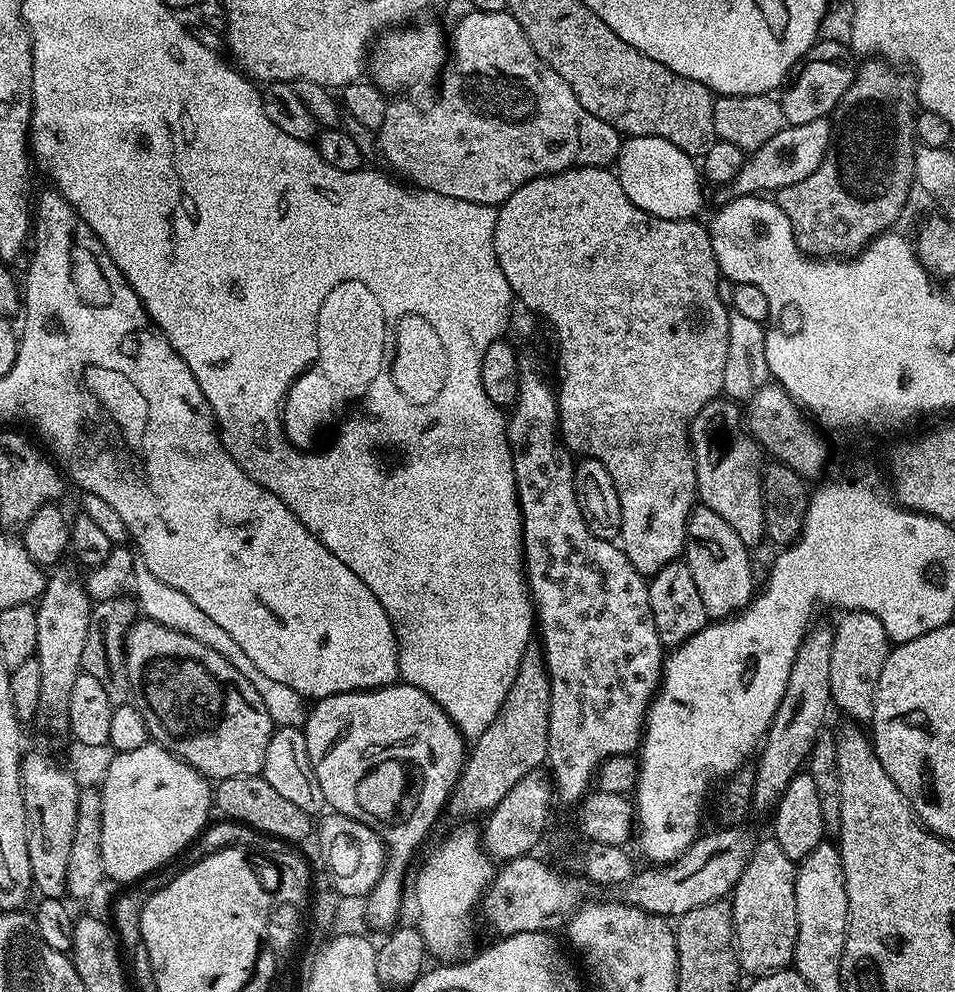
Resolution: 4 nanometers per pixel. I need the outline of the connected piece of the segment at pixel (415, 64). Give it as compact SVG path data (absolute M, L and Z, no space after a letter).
M419 24L386 30L374 42L370 52L370 76L372 72L371 79L385 93L400 94L403 88L420 88L431 80L433 83L444 71L446 32L436 24Z

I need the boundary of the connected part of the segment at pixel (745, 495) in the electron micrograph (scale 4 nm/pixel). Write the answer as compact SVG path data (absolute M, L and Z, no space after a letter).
M717 398L706 402L702 410L692 420L690 429L692 441L692 457L696 463L696 494L703 507L714 510L726 523L742 538L742 542L755 546L764 535L764 491L762 490L762 469L766 463L762 449L752 439L745 421L742 419L742 408L737 401L731 398Z

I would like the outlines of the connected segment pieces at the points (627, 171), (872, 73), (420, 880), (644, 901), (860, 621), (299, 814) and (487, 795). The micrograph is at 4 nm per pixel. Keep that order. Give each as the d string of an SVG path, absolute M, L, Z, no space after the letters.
M627 137L620 145L614 171L630 202L658 218L691 220L704 204L703 198L696 196L697 161L678 150L674 142L666 142L666 138Z
M868 58L861 64L864 65L861 68L857 67L855 69L846 94L842 94L842 98L836 104L834 128L839 135L832 141L830 155L822 162L822 166L818 166L818 170L814 170L814 174L810 174L810 178L802 178L802 182L794 182L794 186L786 186L775 193L774 196L776 205L783 210L786 218L790 218L790 226L796 239L796 245L800 247L805 256L811 256L813 258L851 258L855 256L871 240L875 240L877 236L897 227L895 224L899 222L900 215L903 214L904 207L908 204L908 195L911 194L912 190L914 191L914 154L918 145L918 141L914 135L914 117L918 112L916 81L909 73L907 76L904 70L879 58Z
M464 822L461 828L456 828L428 857L420 868L416 878L416 908L420 911L418 927L424 947L429 957L437 956L440 962L459 962L469 955L468 947L472 942L472 911L478 908L478 898L482 897L492 883L498 868L492 857L486 853L481 843L481 829L472 825L475 823Z
M726 828L698 836L678 859L666 865L651 865L633 873L627 881L632 905L665 918L679 918L698 906L725 899L735 891L738 878L755 851L756 840L742 828Z
M844 612L841 615L841 620L834 624L834 642L832 643L832 649L830 650L830 686L832 687L832 704L835 707L840 707L846 715L849 716L849 721L852 722L868 722L871 721L874 714L874 702L876 701L876 691L878 690L878 678L882 674L882 666L886 666L886 658L890 651L890 641L886 630L882 626L882 622L878 622L878 618L874 618L874 614L869 612Z
M263 775L258 776L235 776L234 778L226 778L219 781L214 788L214 808L221 817L235 820L238 824L245 824L248 828L254 829L256 832L262 832L266 836L273 836L276 840L291 842L291 840L304 840L313 835L314 820L311 815L302 810L298 810L298 806L294 806L294 802L290 802L282 794L278 794L278 790L274 790L274 786L270 786L270 782L266 782Z
M533 642L528 645L519 660L518 674L507 691L506 698L495 716L494 722L473 741L465 759L465 765L460 772L456 785L449 796L446 805L447 811L460 818L476 818L478 814L490 813L500 800L506 796L512 786L528 772L539 769L546 761L549 750L549 716L550 716L550 682L548 668L545 666L544 653L539 643Z

